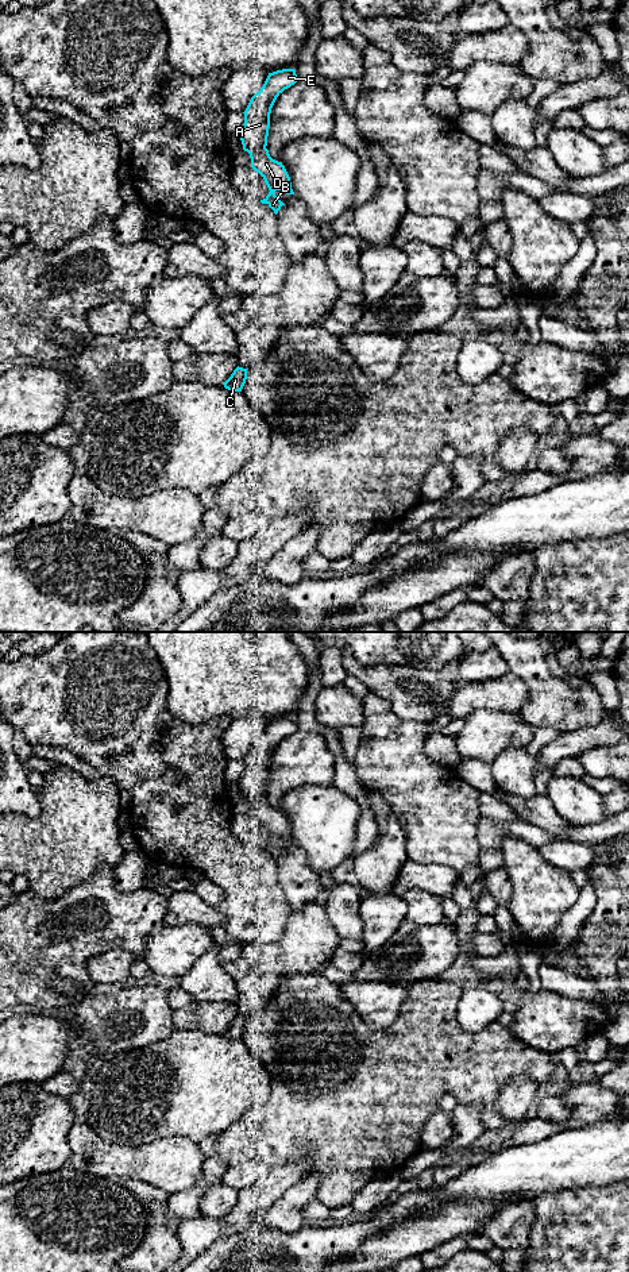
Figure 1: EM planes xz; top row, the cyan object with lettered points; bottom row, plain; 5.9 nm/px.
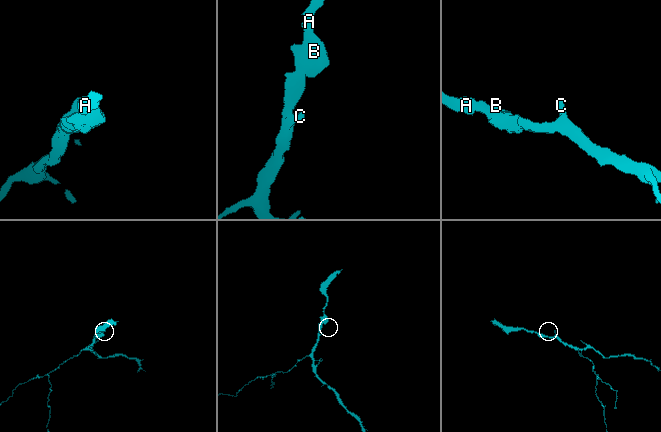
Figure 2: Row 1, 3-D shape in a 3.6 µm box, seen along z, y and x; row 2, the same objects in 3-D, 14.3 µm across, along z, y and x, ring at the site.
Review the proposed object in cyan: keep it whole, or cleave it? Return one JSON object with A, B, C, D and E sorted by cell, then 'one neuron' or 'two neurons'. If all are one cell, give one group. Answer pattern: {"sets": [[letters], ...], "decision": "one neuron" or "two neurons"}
{"sets": [["A", "B", "C", "D", "E"]], "decision": "one neuron"}

